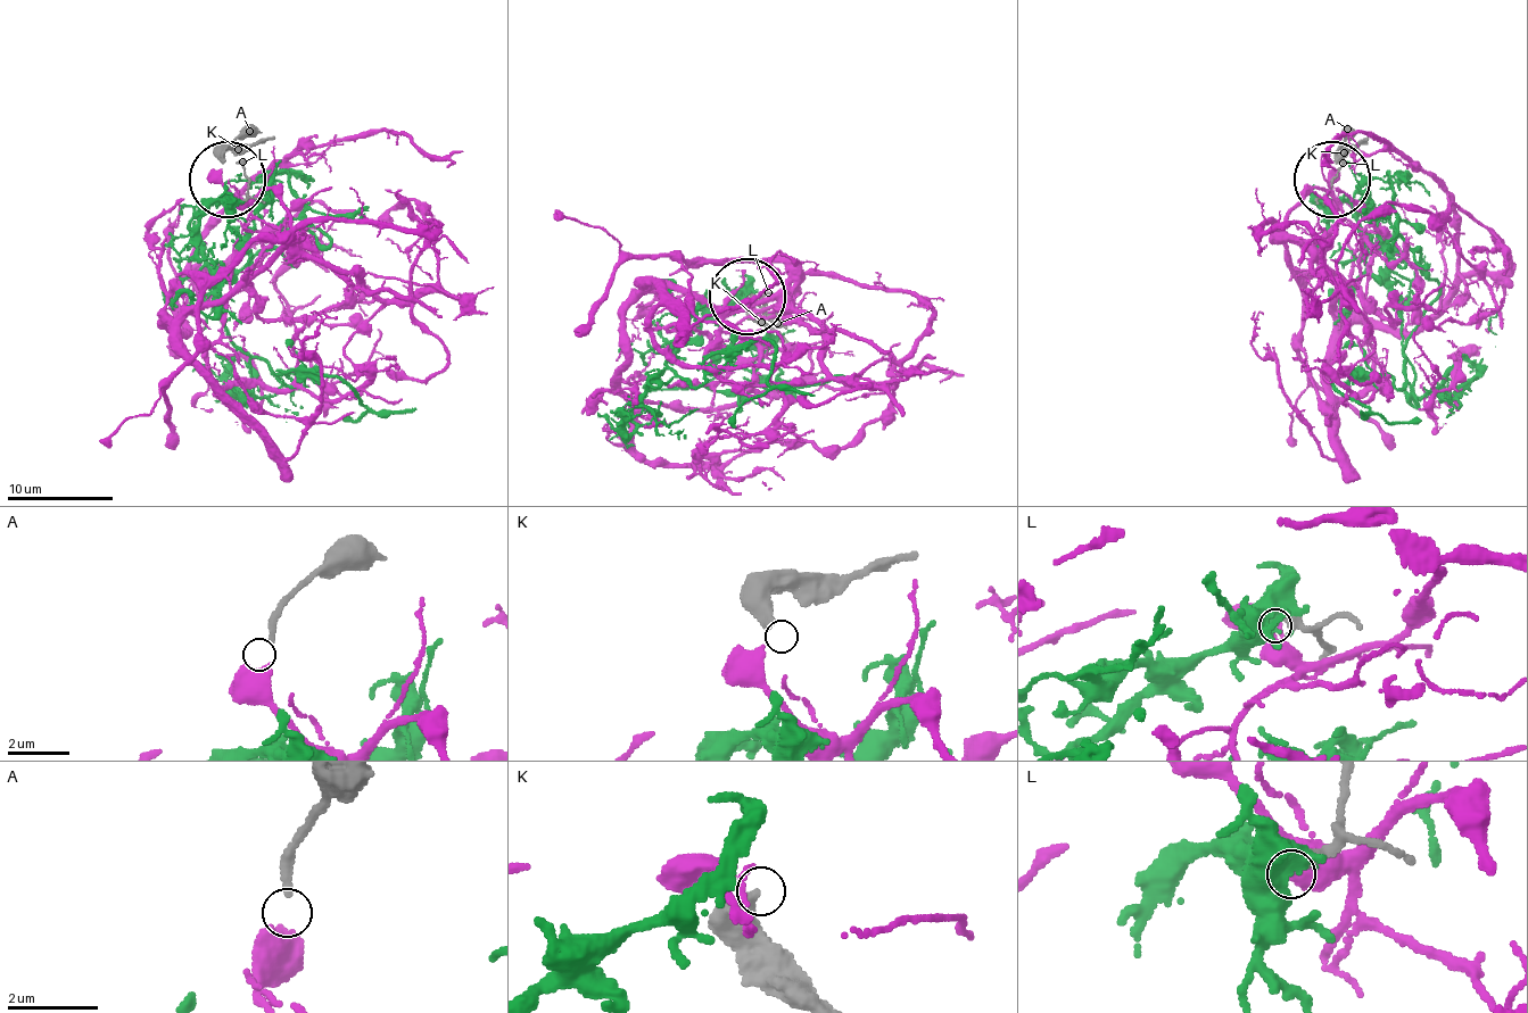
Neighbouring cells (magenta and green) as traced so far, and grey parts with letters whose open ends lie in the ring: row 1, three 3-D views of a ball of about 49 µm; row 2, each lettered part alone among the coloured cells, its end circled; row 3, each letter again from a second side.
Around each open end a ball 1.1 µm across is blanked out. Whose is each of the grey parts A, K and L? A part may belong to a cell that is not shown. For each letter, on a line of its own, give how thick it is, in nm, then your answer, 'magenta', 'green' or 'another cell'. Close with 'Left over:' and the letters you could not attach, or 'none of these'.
A: calibre 220 nm; magenta
K: calibre 320 nm; another cell
L: calibre 240 nm; green
Left over: K

